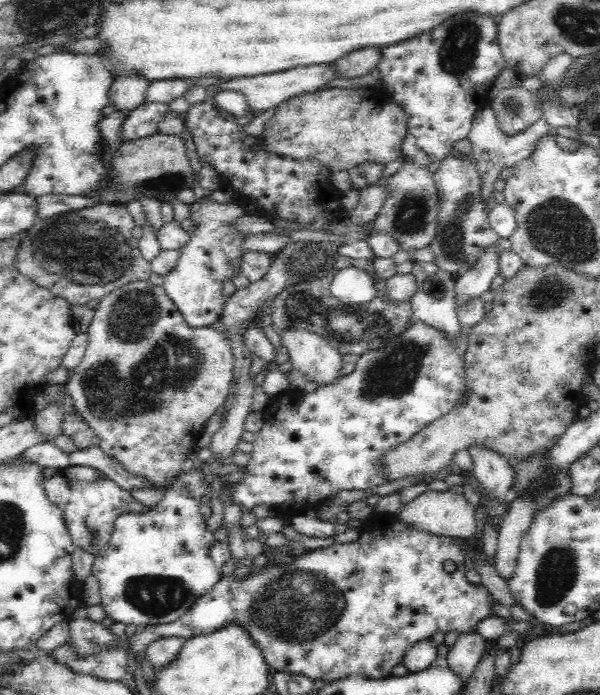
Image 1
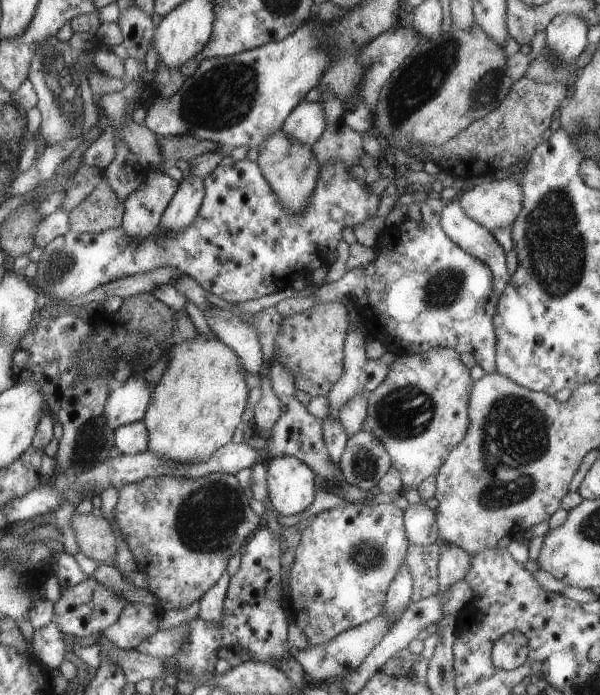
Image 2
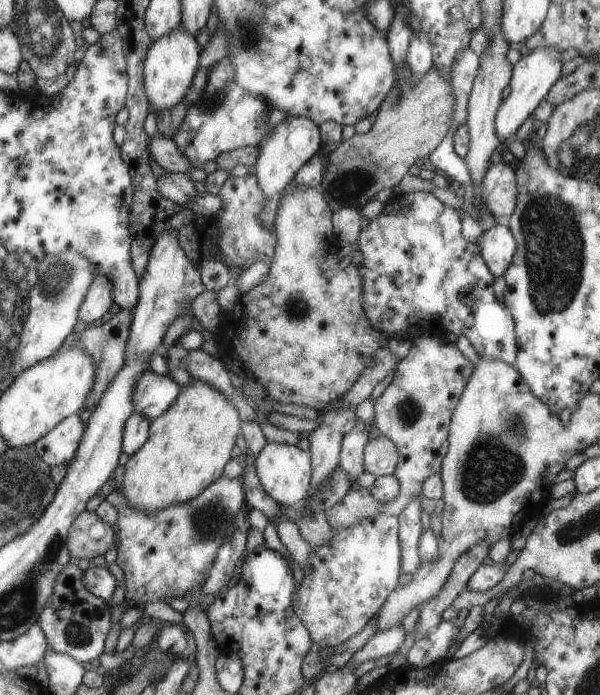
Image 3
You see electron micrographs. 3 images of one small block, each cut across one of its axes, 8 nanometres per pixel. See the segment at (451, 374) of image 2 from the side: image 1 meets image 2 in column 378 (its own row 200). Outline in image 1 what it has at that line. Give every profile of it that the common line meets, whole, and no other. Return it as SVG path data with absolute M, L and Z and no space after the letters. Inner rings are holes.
M405 154L398 156L398 160L401 161L401 166L397 171L392 174L388 179L386 187L386 200L384 204L380 206L380 210L372 223L372 231L374 233L384 233L398 241L398 248L405 250L408 254L413 254L414 251L426 248L434 240L437 231L437 212L439 209L439 196L438 189L433 179L434 172L431 172L429 166L423 164L416 164L405 157Z

